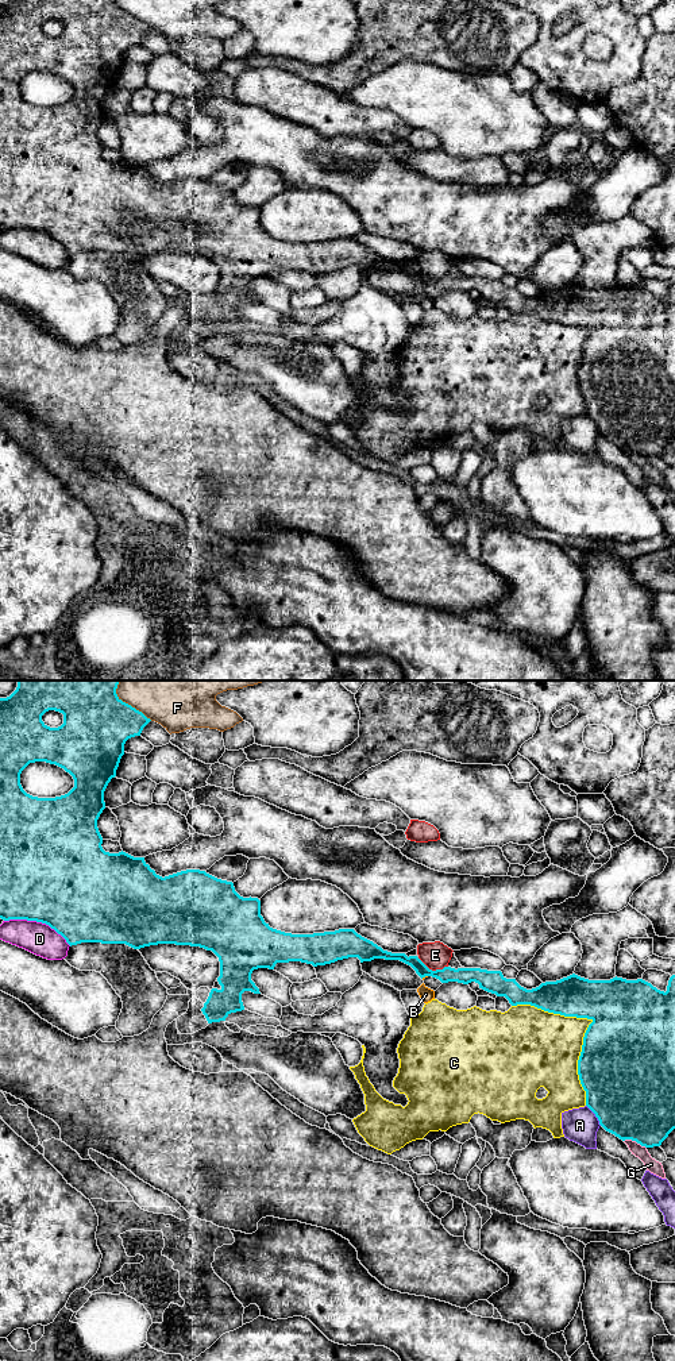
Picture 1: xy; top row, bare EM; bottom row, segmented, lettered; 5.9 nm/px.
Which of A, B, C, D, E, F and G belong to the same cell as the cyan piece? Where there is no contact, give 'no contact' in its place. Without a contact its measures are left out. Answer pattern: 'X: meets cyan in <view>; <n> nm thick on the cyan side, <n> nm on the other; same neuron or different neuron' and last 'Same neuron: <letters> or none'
A: meets cyan in xy; 500 nm thick on the cyan side, 200 nm on the other; different neuron
B: meets cyan in xy; 100 nm thick on the cyan side, 20 nm on the other; different neuron
C: meets cyan in xy; 500 nm thick on the cyan side, 340 nm on the other; different neuron
D: meets cyan in xy; 500 nm thick on the cyan side, 190 nm on the other; different neuron
E: meets cyan in xy; 100 nm thick on the cyan side, 160 nm on the other; different neuron
F: meets cyan in xy; 400 nm thick on the cyan side, 220 nm on the other; different neuron
G: meets cyan in xy; 500 nm thick on the cyan side, 80 nm on the other; different neuron
Same neuron: none

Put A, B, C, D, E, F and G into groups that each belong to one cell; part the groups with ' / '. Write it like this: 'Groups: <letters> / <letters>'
Groups: A / B E / C / D / F / G

